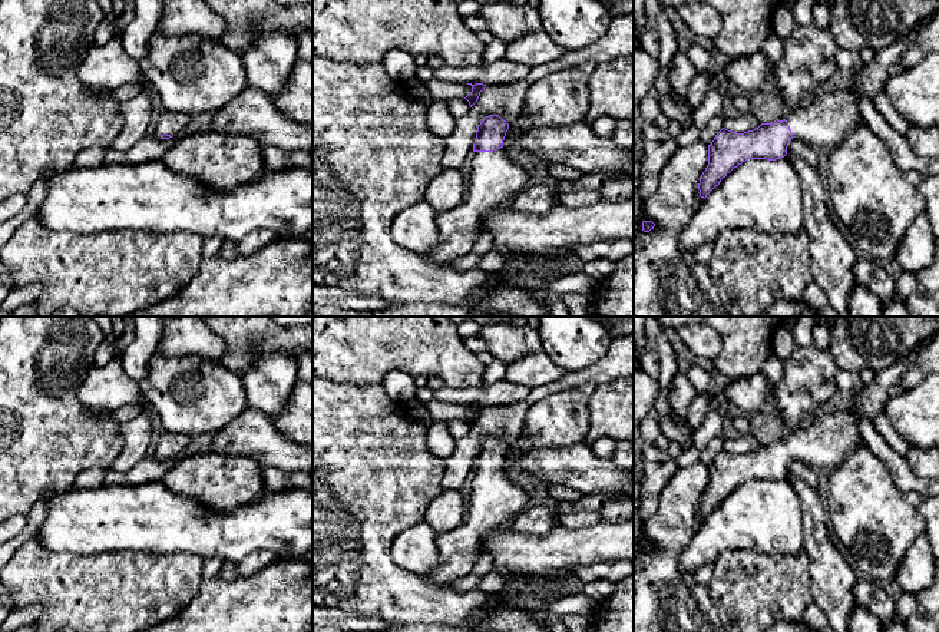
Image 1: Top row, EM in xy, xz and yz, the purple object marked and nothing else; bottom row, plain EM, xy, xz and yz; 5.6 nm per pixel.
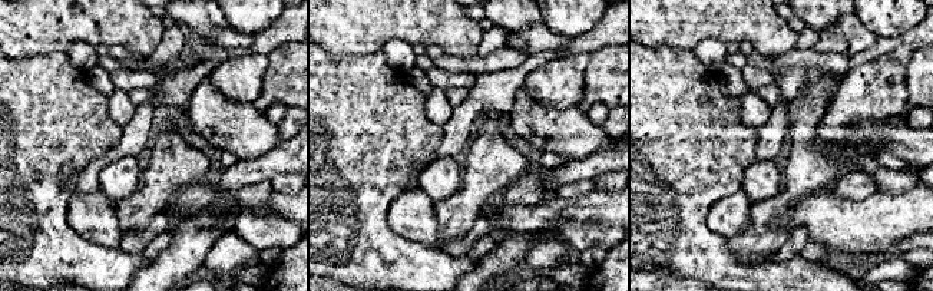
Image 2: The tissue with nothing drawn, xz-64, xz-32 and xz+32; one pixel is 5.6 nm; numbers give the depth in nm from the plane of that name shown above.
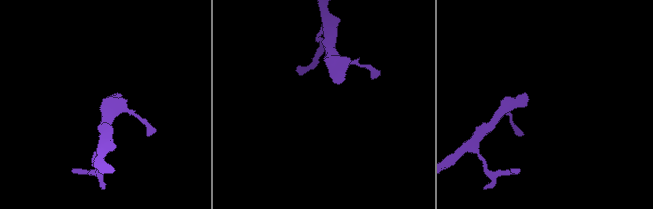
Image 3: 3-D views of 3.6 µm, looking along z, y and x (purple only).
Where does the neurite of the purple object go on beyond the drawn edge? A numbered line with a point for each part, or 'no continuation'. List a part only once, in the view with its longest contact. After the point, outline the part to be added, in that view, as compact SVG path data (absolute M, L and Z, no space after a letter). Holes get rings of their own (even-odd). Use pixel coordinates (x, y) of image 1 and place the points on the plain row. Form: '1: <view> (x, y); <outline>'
1: xz (495, 499); M505 469L473 473L464 520L457 529L437 535L439 568L423 578L439 586L452 586L454 580L469 575L483 537L515 519L529 497L523 487L510 480Z

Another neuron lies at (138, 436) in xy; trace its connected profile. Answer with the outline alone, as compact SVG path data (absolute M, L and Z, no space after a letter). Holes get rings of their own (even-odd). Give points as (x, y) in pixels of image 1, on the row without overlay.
M146 411L122 423L123 449L110 469L125 473L146 457L155 440Z

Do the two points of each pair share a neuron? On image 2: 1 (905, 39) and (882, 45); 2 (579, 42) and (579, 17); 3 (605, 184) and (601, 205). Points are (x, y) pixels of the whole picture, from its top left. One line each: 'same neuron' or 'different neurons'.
1: same neuron
2: different neurons
3: different neurons

